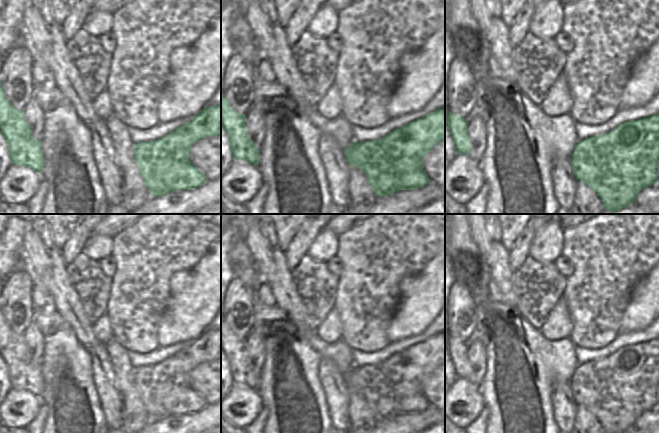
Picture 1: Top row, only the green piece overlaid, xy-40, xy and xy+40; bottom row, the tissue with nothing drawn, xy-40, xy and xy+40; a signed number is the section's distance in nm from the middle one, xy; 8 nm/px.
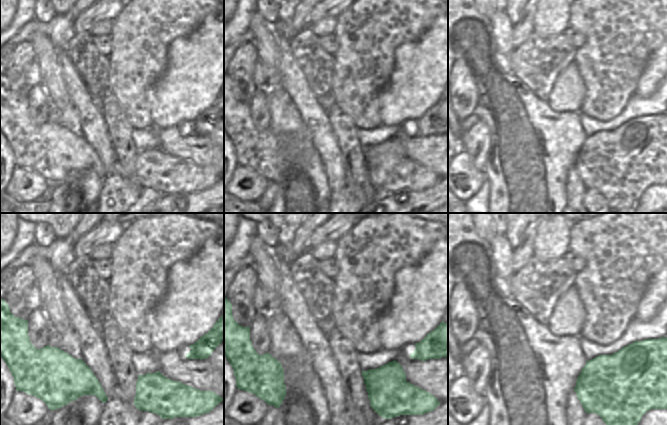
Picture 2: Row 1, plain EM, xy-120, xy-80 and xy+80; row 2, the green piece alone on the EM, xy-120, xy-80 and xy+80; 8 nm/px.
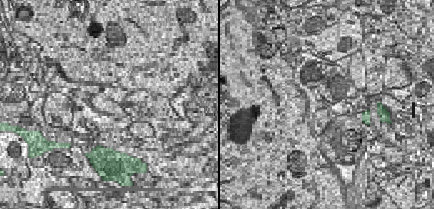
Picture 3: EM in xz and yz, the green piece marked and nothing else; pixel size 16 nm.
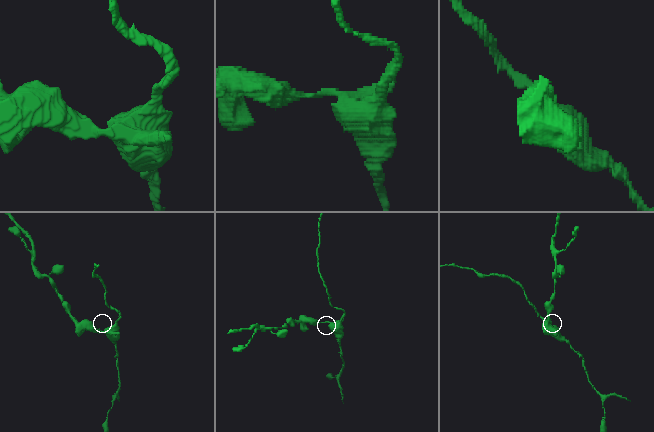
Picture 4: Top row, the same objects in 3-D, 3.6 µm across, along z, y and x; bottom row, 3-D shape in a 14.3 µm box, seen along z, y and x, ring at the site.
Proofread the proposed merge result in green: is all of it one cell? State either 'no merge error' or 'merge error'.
merge error

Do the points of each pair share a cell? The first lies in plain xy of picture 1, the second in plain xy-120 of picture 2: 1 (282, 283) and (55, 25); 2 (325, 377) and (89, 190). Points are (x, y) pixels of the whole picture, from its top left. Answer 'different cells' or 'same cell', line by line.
1: different cells
2: different cells

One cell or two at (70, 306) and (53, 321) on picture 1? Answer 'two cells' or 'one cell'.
two cells

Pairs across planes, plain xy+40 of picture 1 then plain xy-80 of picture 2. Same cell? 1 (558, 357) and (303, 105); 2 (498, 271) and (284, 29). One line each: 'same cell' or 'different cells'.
1: different cells
2: different cells

